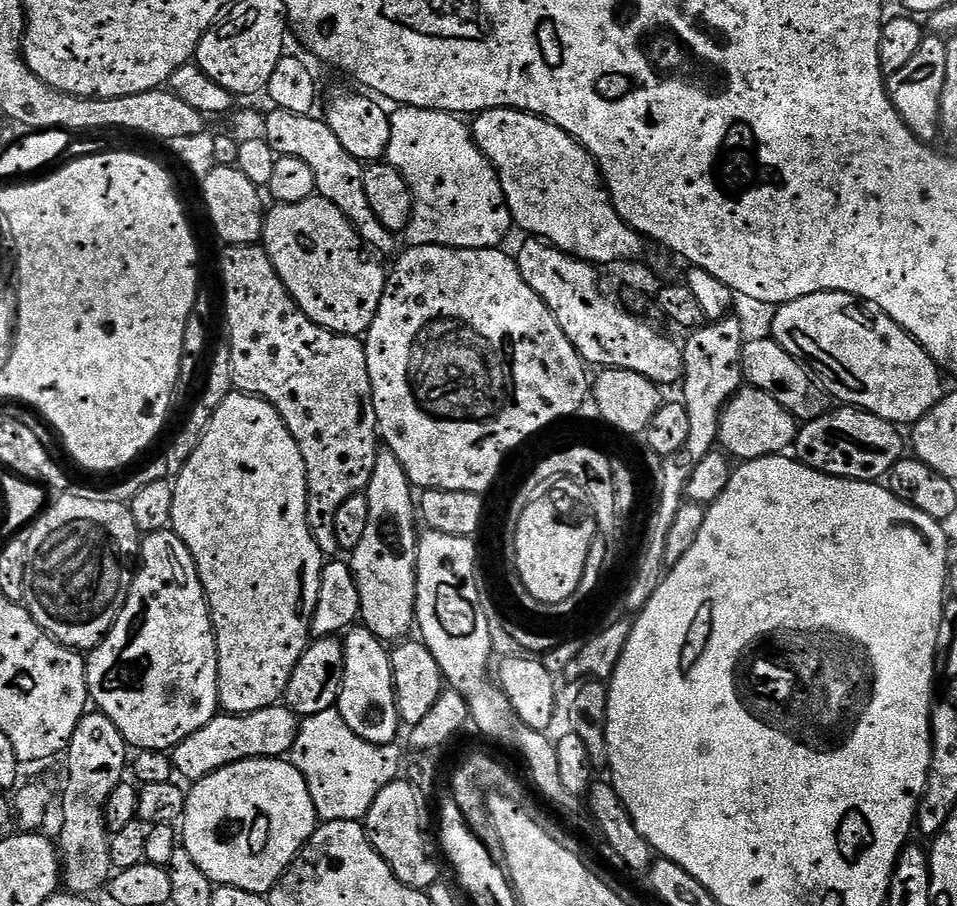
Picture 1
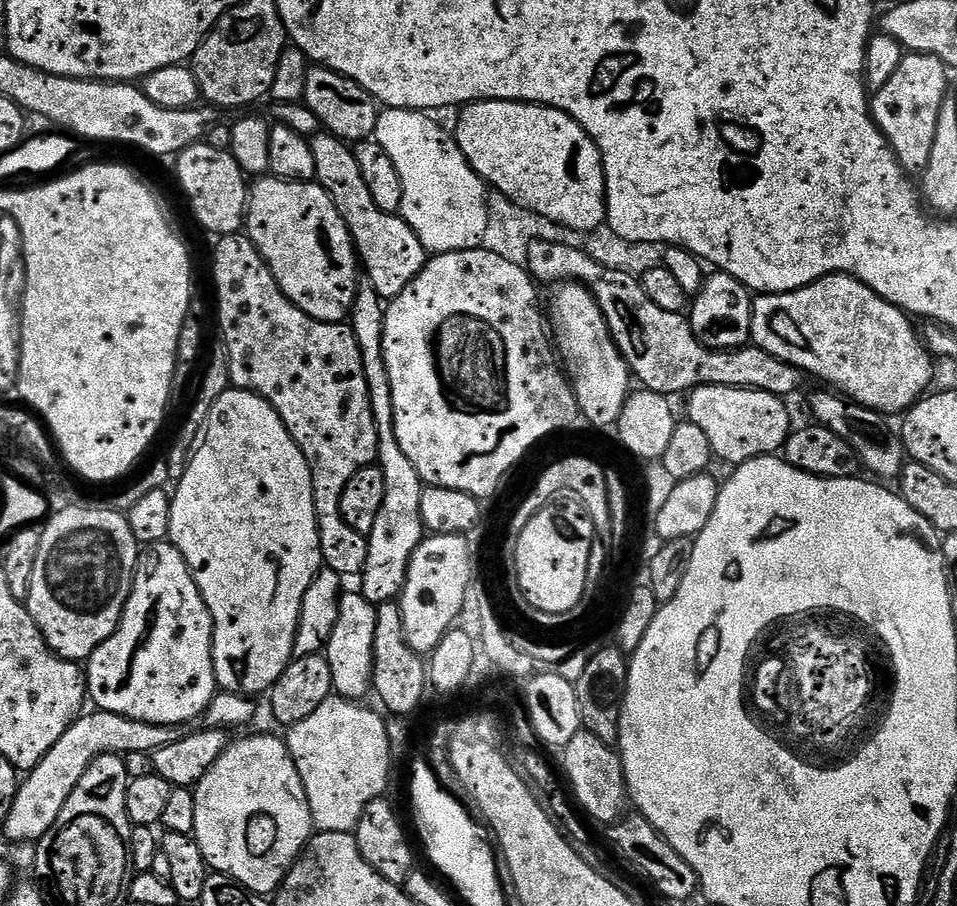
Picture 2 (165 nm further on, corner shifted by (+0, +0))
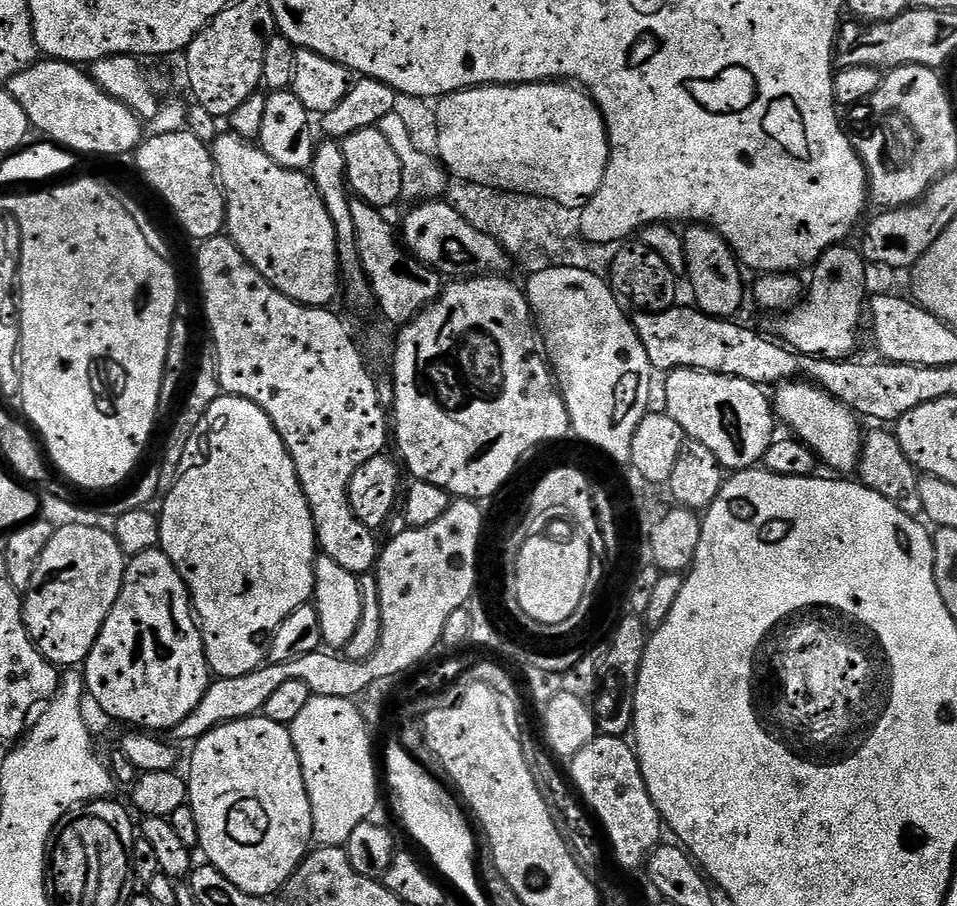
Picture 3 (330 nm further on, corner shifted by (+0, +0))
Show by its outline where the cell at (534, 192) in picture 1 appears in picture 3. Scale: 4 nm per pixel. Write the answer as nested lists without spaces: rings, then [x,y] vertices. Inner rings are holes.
[[[545,82],[542,84],[489,84],[487,88],[467,88],[455,92],[440,100],[437,110],[438,118],[438,150],[436,156],[446,169],[449,177],[478,183],[480,186],[490,186],[503,192],[526,194],[550,198],[562,206],[580,208],[592,199],[602,186],[602,178],[608,169],[608,128],[604,125],[598,106],[592,101],[591,95],[585,89],[572,82]]]

